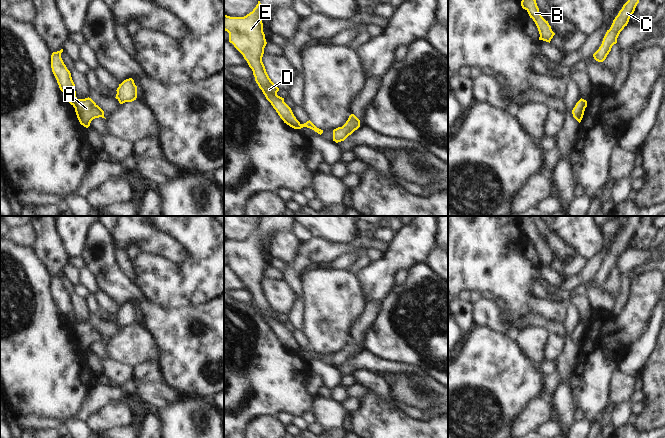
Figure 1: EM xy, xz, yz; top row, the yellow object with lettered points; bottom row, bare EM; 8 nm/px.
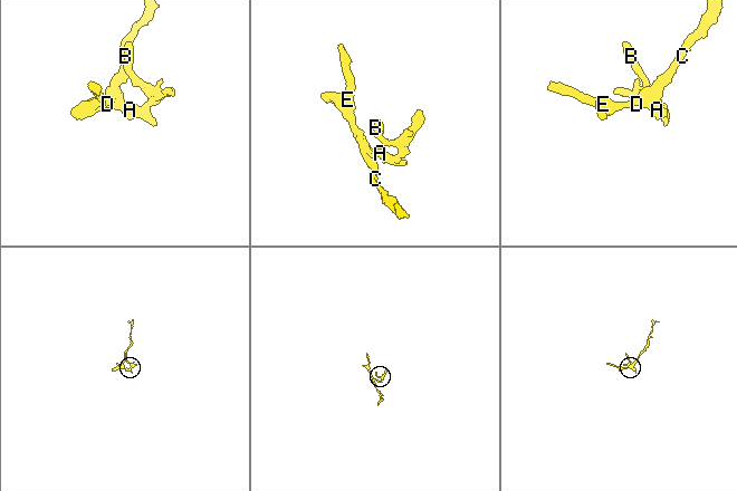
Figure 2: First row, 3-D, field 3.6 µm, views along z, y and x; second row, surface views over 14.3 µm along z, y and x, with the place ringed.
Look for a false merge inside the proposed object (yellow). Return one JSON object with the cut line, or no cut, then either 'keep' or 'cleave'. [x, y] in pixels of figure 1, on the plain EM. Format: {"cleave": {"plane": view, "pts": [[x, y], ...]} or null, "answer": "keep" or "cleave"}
{"cleave": {"plane": "xy", "pts": [[76, 322], [72, 328]]}, "answer": "cleave"}

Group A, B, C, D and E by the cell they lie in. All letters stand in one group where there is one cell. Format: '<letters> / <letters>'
A B / C D E

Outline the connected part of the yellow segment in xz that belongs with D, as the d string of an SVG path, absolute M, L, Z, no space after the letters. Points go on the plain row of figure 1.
M260 225L253 235L244 241L224 239L224 254L229 257L229 266L247 285L253 295L256 307L280 342L290 351L299 353L300 346L294 340L291 332L284 326L284 322L277 319L279 312L269 302L262 286L267 266L263 256Z

